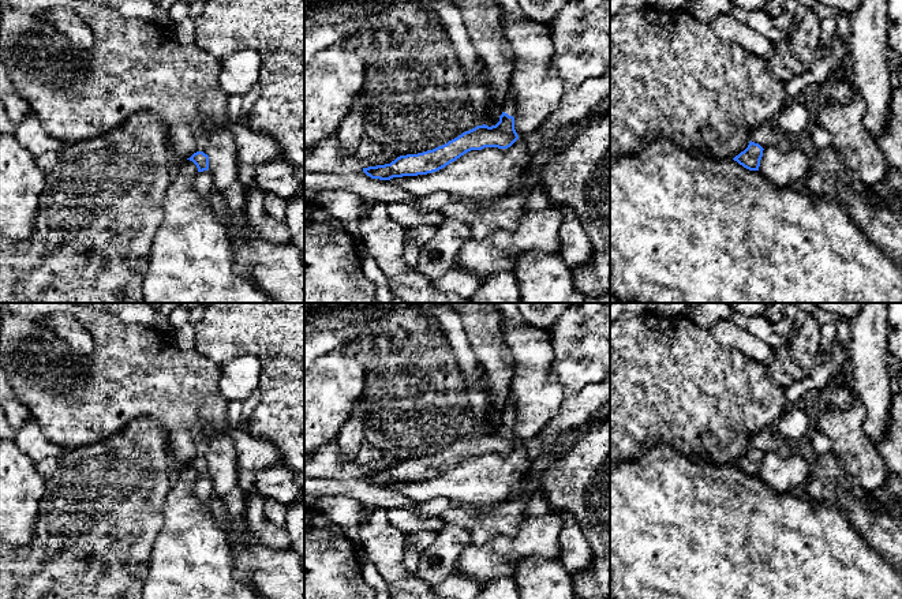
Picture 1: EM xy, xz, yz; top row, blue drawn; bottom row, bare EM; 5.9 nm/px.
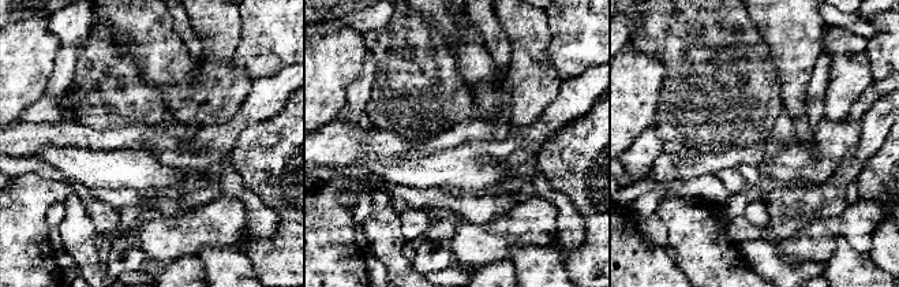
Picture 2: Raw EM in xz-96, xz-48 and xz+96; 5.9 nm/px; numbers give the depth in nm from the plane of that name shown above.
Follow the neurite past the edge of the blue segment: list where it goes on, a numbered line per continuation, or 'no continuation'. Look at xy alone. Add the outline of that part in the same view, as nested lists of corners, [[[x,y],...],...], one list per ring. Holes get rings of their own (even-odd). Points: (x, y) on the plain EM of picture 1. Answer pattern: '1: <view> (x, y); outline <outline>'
1: xy (204, 490); outline [[[209,475],[203,478],[198,478],[195,482],[194,493],[203,505],[209,506],[210,498],[214,493],[212,478]]]

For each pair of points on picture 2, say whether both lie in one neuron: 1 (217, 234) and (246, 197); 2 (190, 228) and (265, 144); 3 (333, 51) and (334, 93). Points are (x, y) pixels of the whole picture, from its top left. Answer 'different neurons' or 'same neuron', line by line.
1: different neurons
2: different neurons
3: same neuron

